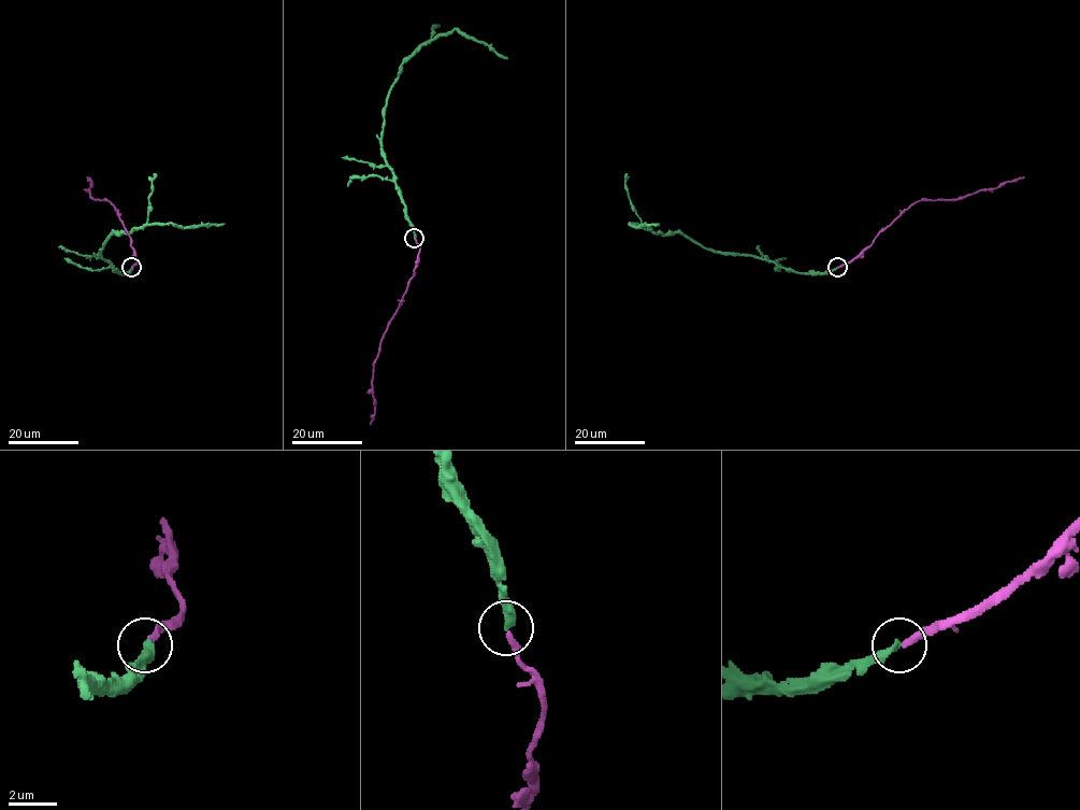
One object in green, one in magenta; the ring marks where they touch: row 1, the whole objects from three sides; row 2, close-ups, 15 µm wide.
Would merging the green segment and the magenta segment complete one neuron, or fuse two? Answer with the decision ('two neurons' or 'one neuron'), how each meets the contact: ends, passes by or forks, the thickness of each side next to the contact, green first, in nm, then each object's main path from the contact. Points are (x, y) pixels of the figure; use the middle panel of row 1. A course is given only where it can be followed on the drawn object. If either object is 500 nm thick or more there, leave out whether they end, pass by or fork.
two neurons | green ends | magenta ends | 320/280 nm | green via (414, 238), (399, 188), (382, 147), (384, 114), (400, 66), (420, 47), (455, 29), (490, 45), (508, 58) | magenta via (414, 238), (419, 247), (417, 266), (374, 364), (375, 415), (370, 424)

